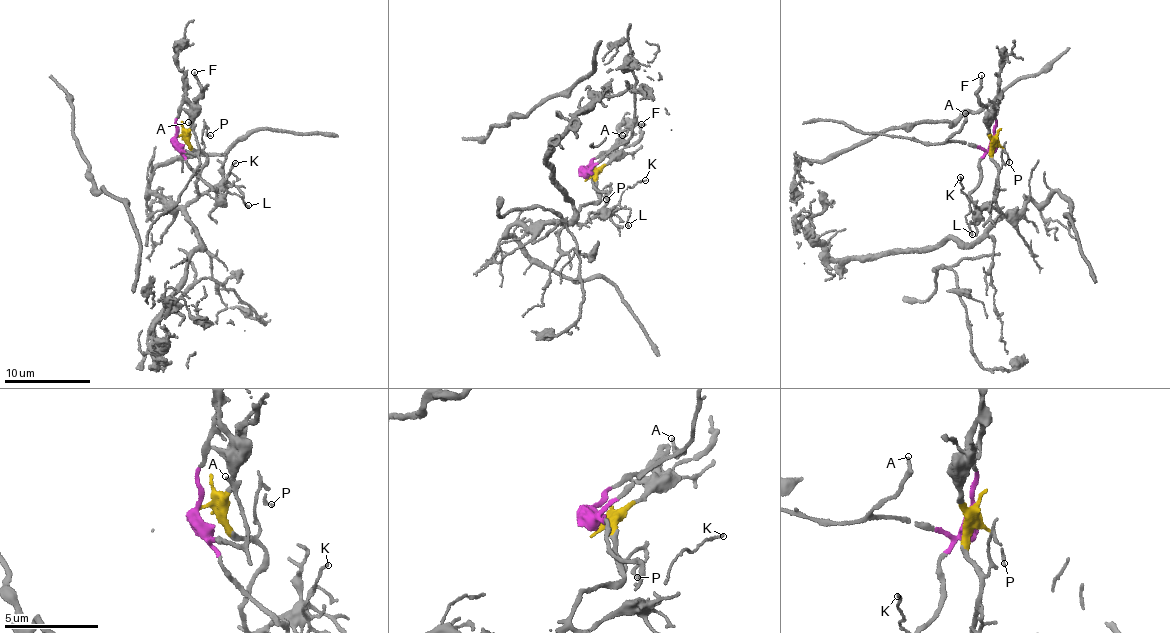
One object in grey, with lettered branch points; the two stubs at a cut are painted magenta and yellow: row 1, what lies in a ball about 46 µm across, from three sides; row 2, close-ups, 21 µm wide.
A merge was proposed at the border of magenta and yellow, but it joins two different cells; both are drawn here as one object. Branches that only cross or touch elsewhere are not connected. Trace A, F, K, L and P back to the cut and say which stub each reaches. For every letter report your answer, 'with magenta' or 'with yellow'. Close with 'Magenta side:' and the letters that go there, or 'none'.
A: with magenta
F: with yellow
K: with magenta
L: with magenta
P: with yellow
Magenta side: A, K, L

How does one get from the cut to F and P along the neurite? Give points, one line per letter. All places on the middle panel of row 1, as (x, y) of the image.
F: (582, 170), (602, 166), (616, 151), (629, 147), (643, 132), (640, 123)
P: (582, 170), (596, 179), (601, 196), (606, 187), (609, 190), (607, 200)

